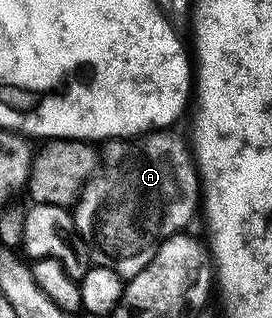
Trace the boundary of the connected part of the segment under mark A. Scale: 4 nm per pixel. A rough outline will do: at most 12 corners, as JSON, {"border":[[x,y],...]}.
{"border":[[172,129],[111,138],[71,213],[134,278],[199,210]]}

